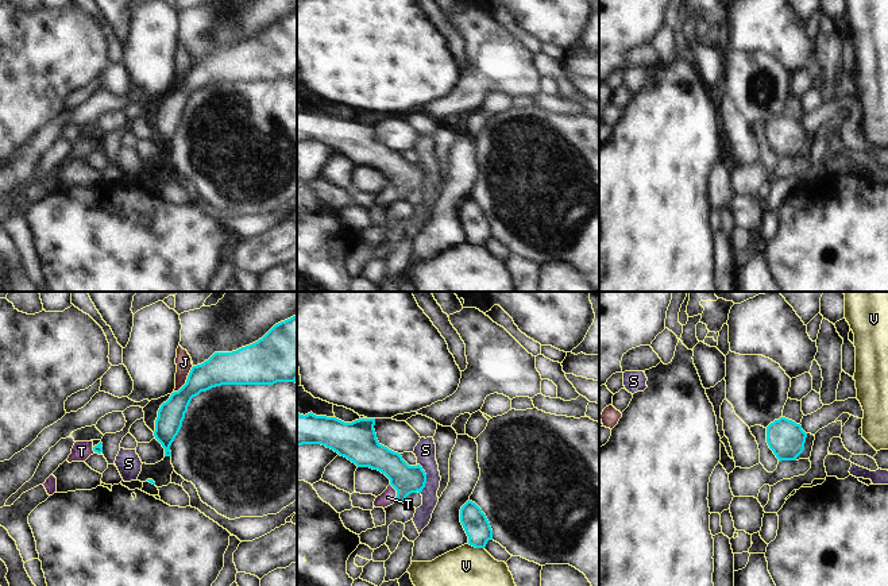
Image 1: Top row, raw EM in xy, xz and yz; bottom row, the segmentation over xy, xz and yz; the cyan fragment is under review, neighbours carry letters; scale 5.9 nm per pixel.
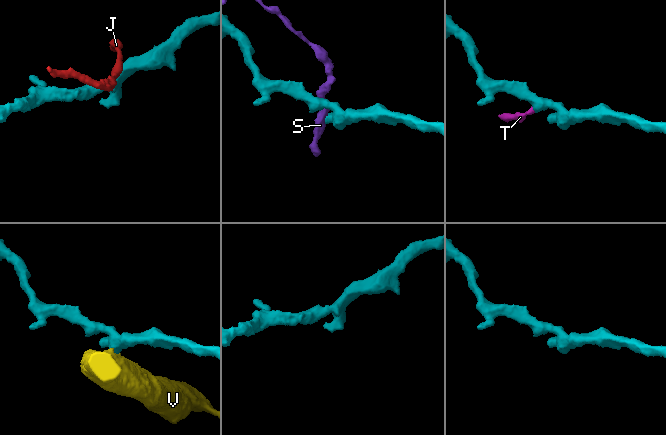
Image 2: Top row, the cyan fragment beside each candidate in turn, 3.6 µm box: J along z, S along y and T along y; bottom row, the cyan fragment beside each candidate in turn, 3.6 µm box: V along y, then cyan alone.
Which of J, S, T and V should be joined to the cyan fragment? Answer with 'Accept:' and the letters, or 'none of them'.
Accept: T

